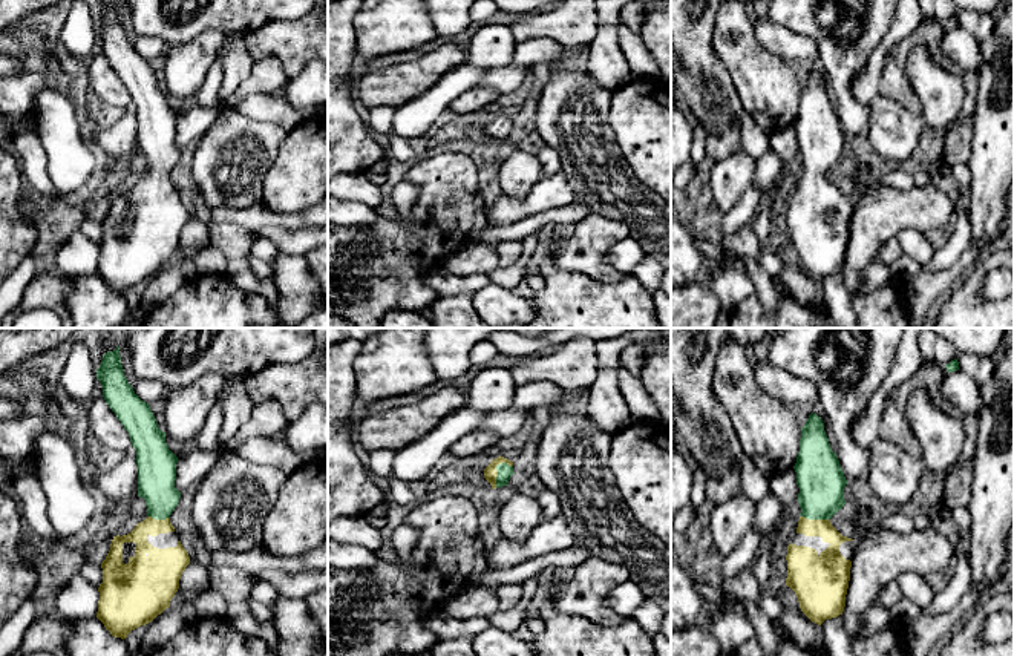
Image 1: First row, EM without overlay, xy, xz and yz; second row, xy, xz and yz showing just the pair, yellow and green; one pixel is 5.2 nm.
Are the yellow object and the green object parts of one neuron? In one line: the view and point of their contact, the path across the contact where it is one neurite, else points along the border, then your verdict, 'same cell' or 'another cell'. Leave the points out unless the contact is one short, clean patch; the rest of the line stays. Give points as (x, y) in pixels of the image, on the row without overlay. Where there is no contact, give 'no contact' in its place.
meets yellow in xz at (495, 126); runs through xz (490, 129), (495, 126), (504, 127); same cell

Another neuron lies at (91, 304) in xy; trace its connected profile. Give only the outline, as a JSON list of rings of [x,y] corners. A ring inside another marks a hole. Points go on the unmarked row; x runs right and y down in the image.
[[[96,274],[64,277],[64,305],[74,328],[115,328],[130,310],[126,296],[115,294]]]

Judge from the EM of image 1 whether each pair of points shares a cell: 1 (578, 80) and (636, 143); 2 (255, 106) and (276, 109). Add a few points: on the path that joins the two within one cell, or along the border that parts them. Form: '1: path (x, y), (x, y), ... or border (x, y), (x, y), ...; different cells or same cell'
1: border (611, 91), (608, 124), (619, 146); different cells
2: path (259, 106), (271, 108); same cell

